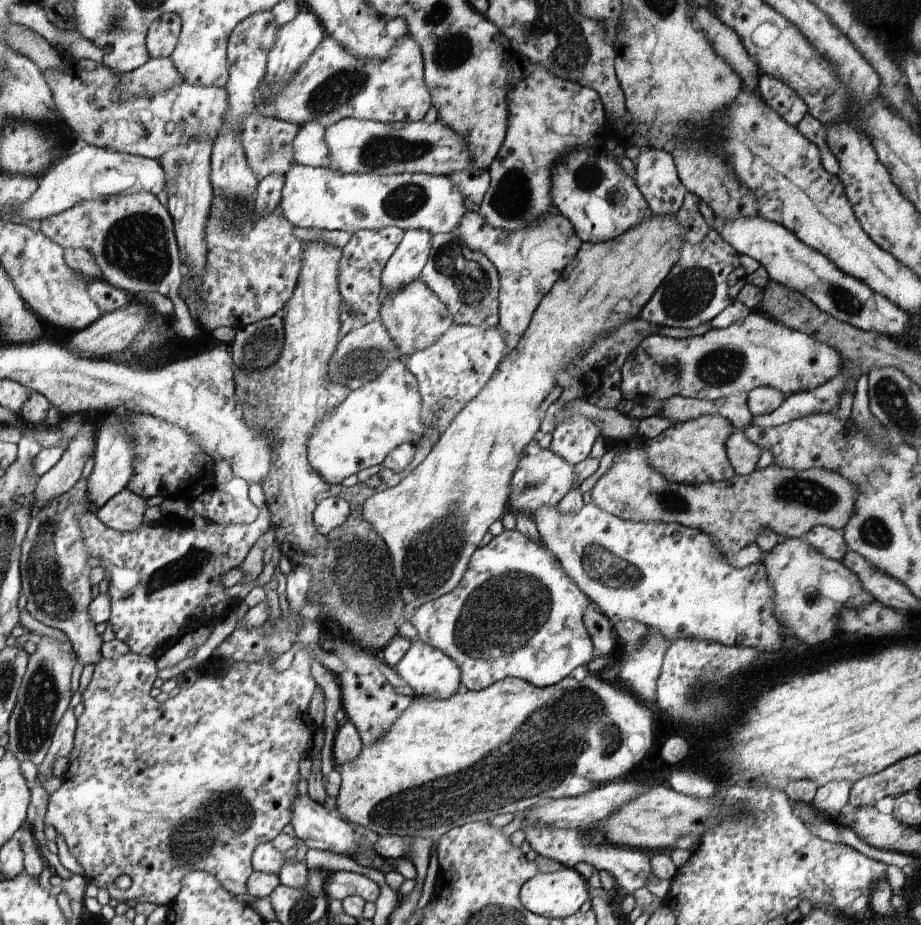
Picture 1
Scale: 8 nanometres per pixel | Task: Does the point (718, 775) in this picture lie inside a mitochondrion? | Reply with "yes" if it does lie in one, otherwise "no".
no

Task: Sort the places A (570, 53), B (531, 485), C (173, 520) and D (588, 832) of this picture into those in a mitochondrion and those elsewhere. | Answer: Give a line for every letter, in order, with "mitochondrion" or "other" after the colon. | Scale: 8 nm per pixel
A: mitochondrion
B: mitochondrion
C: other
D: other

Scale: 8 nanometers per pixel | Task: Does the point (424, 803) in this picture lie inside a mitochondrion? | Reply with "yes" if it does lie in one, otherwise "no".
yes

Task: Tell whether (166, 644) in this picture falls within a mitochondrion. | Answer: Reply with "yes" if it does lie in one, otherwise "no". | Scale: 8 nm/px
no

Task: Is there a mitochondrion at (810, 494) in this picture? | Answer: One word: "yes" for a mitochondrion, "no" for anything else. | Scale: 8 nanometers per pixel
yes

